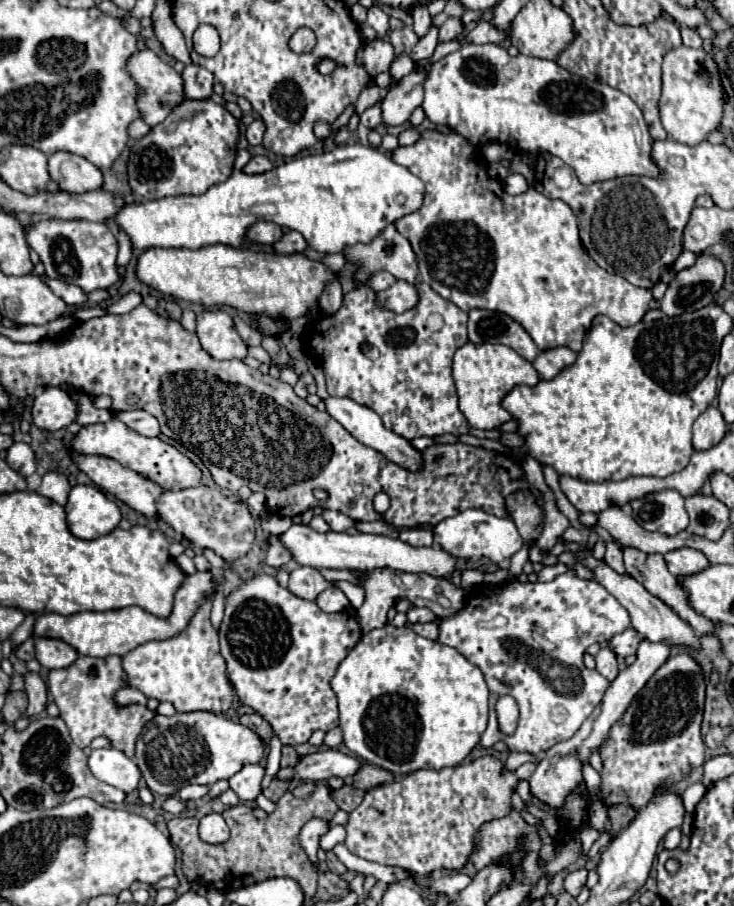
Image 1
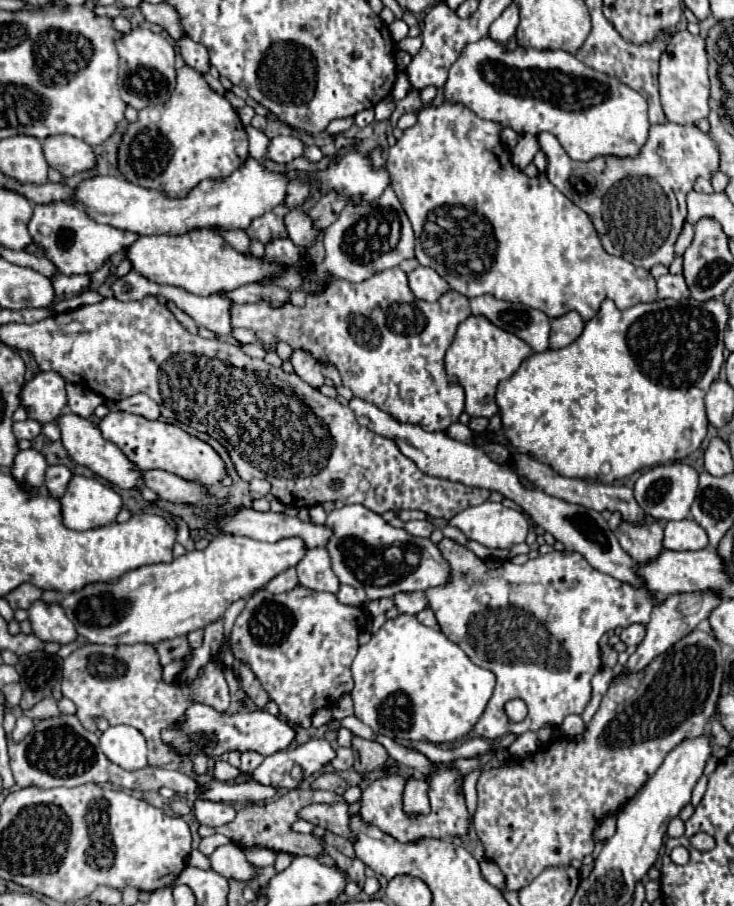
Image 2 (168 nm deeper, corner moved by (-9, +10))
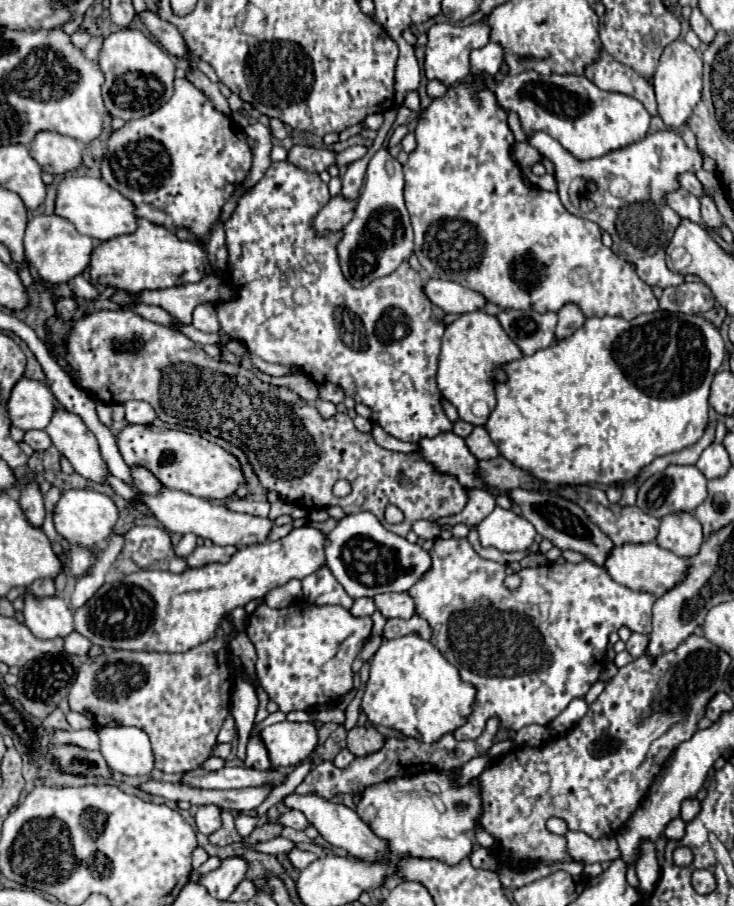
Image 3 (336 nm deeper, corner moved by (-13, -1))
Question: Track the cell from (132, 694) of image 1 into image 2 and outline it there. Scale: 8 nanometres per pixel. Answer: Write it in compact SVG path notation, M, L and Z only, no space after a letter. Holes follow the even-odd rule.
M176 659L170 664L163 668L163 680L166 683L174 682L179 674L184 670L184 661L181 659Z

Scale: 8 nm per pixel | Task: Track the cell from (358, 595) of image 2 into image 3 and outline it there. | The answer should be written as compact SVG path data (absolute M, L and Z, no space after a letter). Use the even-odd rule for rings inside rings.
M360 598L360 600L356 600L352 604L350 614L352 616L372 616L374 610L376 610L376 606L374 606L374 600L372 598Z

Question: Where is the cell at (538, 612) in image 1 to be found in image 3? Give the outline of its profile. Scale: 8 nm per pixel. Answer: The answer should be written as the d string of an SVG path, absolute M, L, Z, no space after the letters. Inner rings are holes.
M438 538L430 556L430 572L414 584L408 594L416 600L416 614L428 620L432 628L432 644L460 670L462 680L474 684L478 690L474 714L456 730L456 740L478 738L492 716L496 716L500 728L508 732L516 732L528 724L548 726L574 698L584 698L590 686L598 680L610 632L618 632L622 626L640 634L650 632L656 596L616 584L604 568L588 560L578 564L564 562L522 568L522 584L516 590L510 590L504 586L508 566L480 558L464 538Z

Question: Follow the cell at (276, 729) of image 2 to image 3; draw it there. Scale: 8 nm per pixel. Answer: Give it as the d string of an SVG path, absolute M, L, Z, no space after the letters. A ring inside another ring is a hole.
M288 720L264 728L260 738L266 744L274 768L300 764L318 744L318 732L312 724L294 724Z

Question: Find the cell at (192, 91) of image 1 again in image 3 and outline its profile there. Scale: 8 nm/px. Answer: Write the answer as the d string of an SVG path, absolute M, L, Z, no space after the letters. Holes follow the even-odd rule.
M144 12L140 14L140 20L148 26L148 30L152 32L152 36L176 58L182 60L190 60L190 48L188 44L184 44L184 38L180 36L178 28L166 20L160 20L154 12Z

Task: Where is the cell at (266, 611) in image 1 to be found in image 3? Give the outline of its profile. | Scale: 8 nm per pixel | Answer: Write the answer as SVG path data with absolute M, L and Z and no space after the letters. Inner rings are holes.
M264 602L250 616L246 636L252 640L258 660L256 674L284 714L294 710L310 712L314 706L338 702L352 690L352 662L360 654L372 630L372 620L354 618L342 606L292 604L274 610Z

